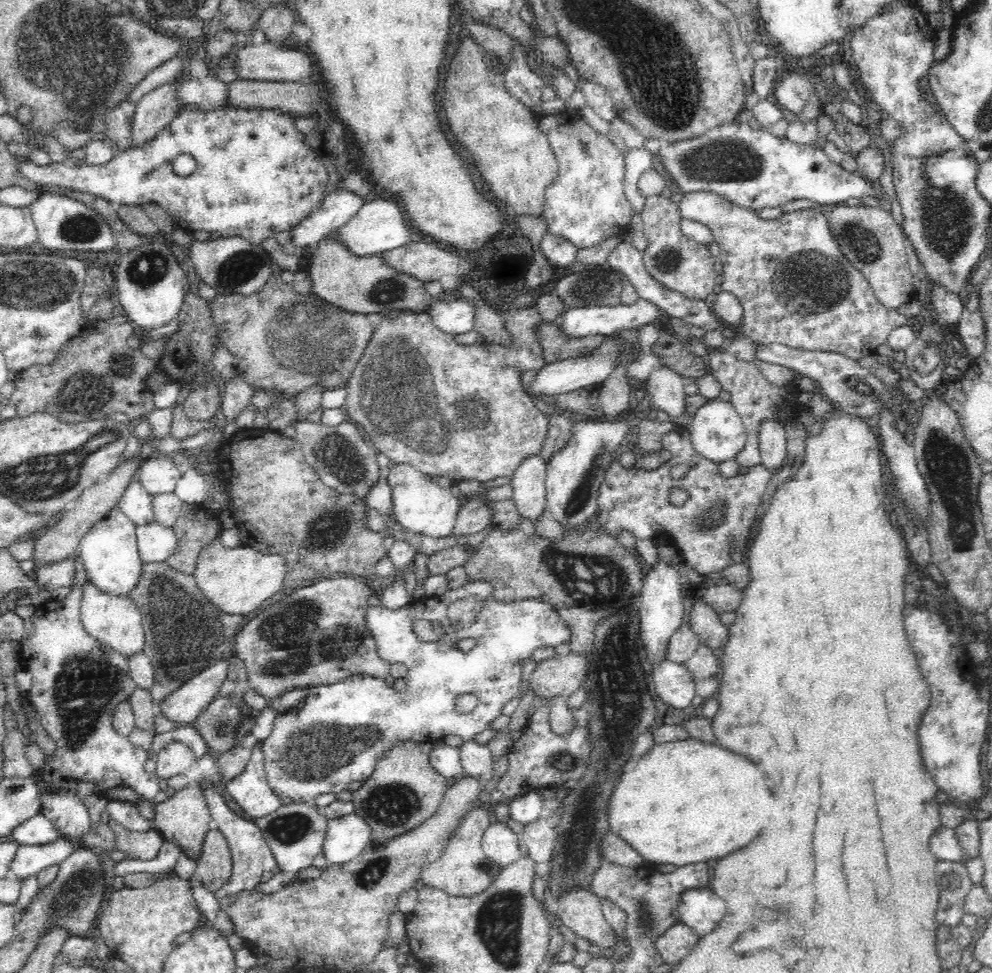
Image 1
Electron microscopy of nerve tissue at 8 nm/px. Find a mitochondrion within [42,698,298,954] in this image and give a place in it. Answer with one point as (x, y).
(74, 895)

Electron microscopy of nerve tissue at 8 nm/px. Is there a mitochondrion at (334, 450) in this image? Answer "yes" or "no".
yes

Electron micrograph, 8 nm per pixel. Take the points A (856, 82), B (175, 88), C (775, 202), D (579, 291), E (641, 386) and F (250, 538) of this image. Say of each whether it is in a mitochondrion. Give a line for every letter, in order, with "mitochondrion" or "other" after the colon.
A: other
B: other
C: other
D: mitochondrion
E: other
F: other

